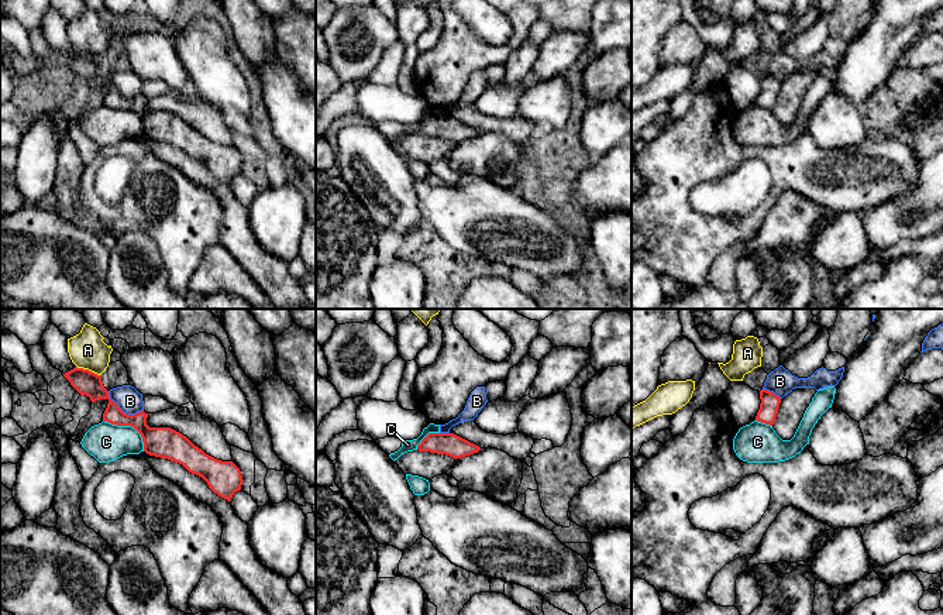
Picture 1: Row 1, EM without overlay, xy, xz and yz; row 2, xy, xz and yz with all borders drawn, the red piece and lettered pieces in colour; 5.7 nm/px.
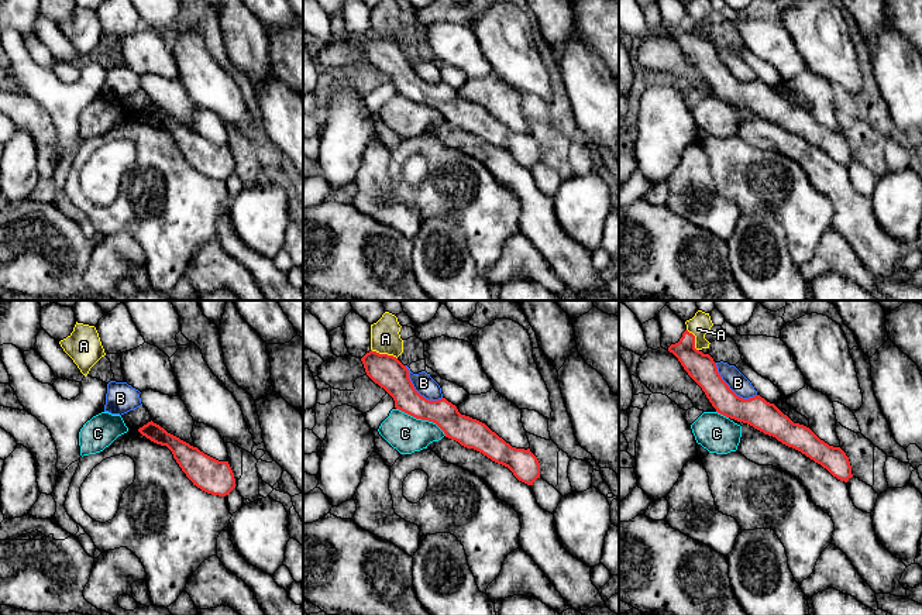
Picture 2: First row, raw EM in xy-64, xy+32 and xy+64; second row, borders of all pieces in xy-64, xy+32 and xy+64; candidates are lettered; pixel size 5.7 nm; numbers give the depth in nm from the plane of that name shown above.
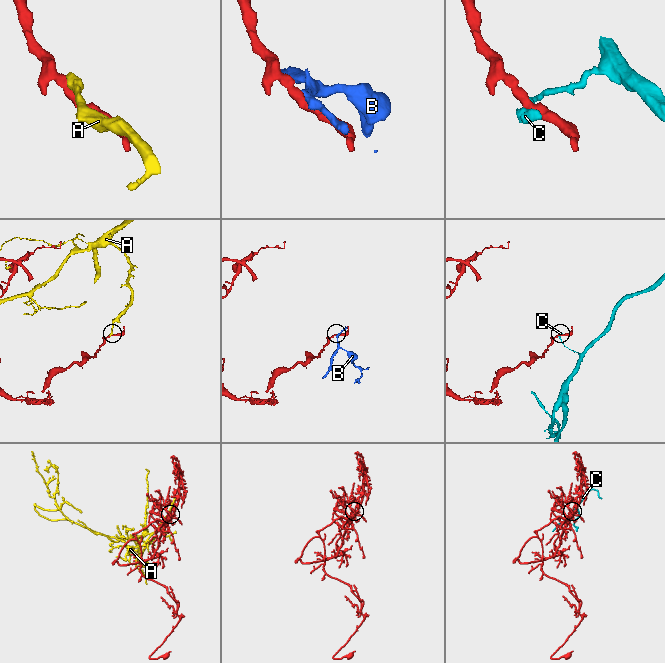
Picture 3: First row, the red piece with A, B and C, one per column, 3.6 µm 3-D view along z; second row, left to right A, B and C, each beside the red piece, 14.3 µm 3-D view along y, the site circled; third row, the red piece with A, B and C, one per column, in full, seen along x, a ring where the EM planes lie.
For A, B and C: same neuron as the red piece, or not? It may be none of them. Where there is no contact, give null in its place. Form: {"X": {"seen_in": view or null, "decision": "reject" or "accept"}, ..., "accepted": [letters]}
{"A": {"seen_in": "xy", "decision": "reject"}, "B": {"seen_in": "xy", "decision": "reject"}, "C": {"seen_in": "xy", "decision": "reject"}, "accepted": []}

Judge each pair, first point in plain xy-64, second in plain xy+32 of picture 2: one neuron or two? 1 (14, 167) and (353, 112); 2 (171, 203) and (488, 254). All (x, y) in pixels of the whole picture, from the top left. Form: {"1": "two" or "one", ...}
{"1": "one", "2": "one"}

